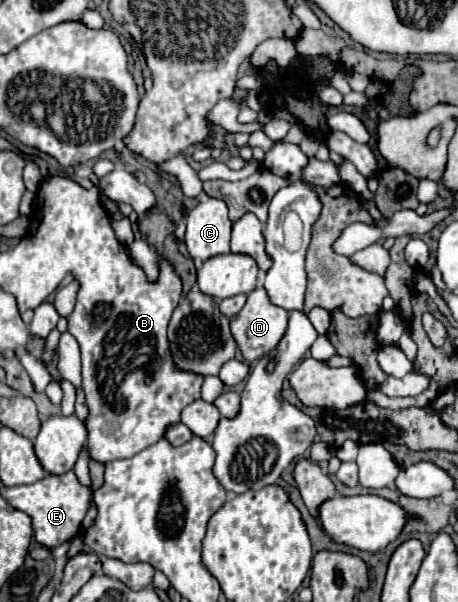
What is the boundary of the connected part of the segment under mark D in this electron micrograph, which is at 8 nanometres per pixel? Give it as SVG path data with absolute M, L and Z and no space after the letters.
M259 271L256 288L248 294L248 302L244 304L244 308L234 314L230 318L230 328L232 328L232 336L242 352L242 356L252 362L252 360L258 360L262 358L264 354L272 352L278 342L282 340L282 336L286 334L288 330L288 312L286 310L280 310L280 306L274 306L266 294L264 288L265 272Z

